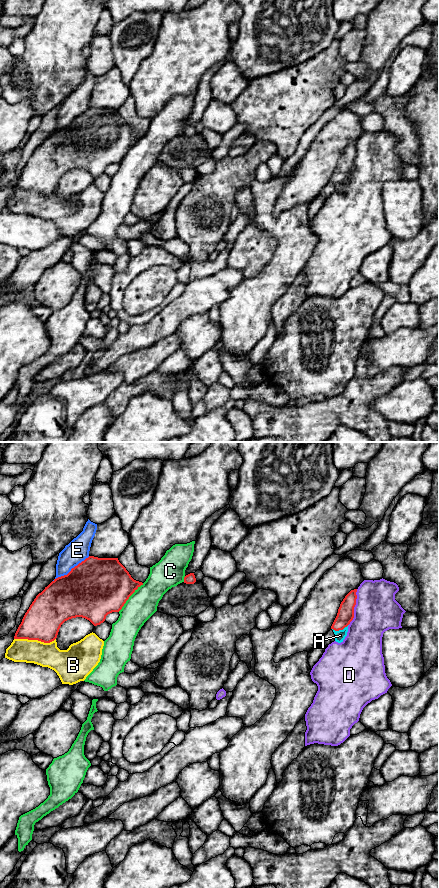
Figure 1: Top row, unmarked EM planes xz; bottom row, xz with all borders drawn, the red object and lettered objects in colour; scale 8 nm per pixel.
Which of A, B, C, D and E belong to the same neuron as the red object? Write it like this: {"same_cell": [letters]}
{"same_cell": ["A"]}

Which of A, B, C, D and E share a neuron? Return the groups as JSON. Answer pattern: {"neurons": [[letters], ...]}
{"neurons": [["A"], ["B"], ["C"], ["D"], ["E"]]}

